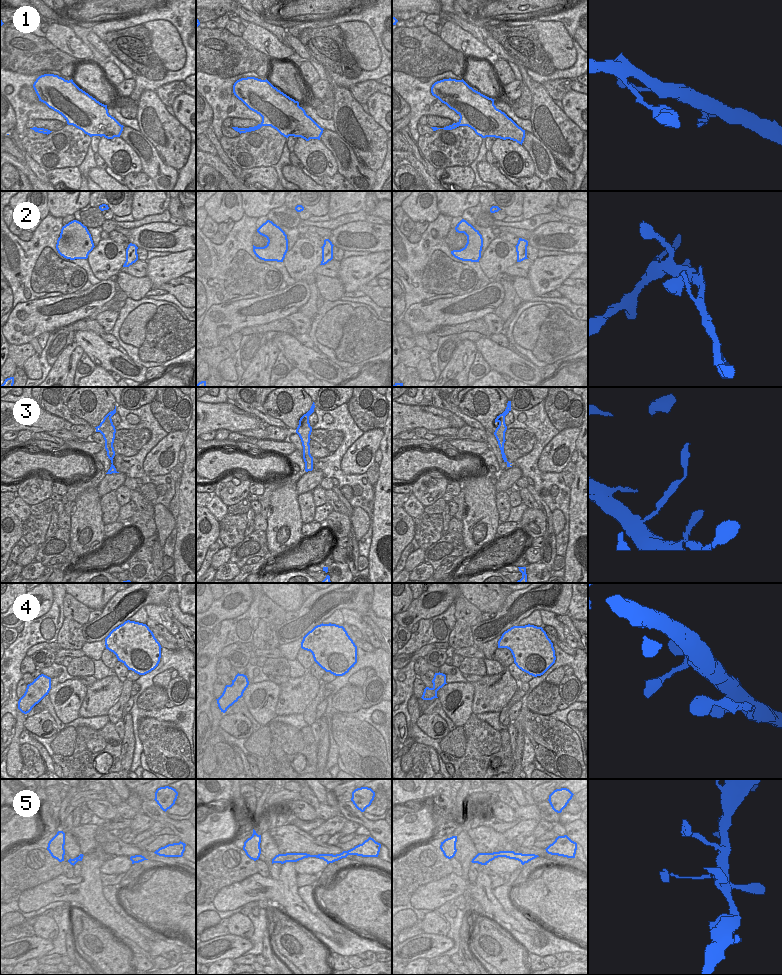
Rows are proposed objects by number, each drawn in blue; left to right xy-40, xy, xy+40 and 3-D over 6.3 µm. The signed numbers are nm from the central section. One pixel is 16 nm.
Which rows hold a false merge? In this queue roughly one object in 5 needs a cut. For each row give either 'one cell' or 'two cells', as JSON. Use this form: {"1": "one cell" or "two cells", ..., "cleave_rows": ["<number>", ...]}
{"1": "one cell", "2": "one cell", "3": "one cell", "4": "one cell", "5": "one cell", "cleave_rows": []}

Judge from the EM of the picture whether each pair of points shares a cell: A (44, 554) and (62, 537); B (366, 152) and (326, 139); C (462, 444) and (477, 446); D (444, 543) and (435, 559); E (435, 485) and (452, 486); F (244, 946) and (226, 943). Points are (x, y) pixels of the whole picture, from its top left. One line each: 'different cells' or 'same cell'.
A: same cell
B: different cells
C: same cell
D: same cell
E: different cells
F: same cell

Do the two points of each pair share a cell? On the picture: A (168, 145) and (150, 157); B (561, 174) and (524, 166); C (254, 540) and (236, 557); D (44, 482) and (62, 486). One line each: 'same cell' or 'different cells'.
A: different cells
B: different cells
C: same cell
D: different cells

